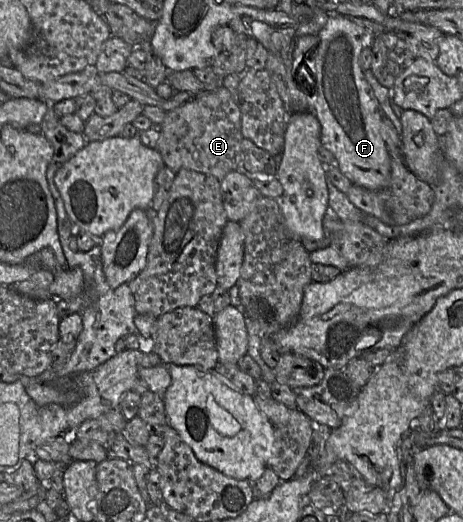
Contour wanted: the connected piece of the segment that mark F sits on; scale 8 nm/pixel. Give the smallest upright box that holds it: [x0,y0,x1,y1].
[292,17,393,190]

